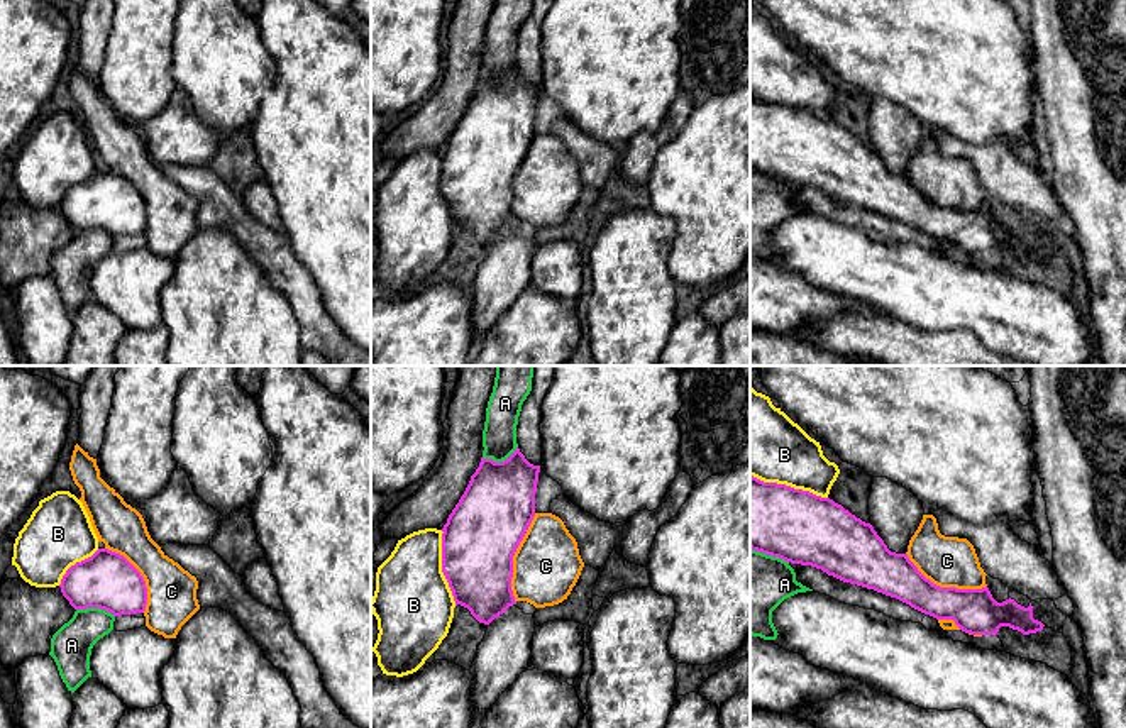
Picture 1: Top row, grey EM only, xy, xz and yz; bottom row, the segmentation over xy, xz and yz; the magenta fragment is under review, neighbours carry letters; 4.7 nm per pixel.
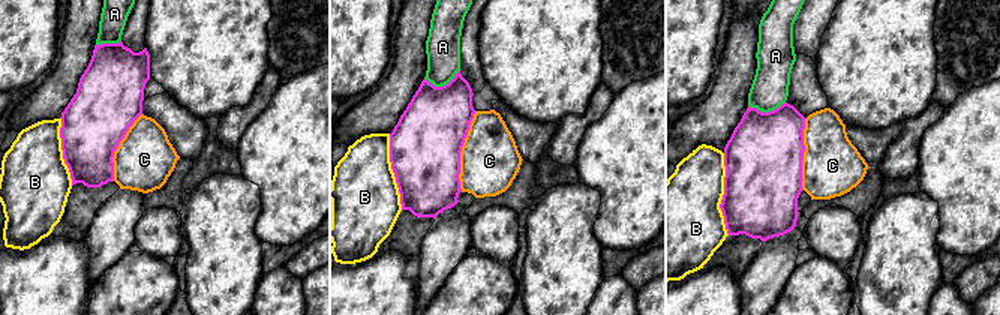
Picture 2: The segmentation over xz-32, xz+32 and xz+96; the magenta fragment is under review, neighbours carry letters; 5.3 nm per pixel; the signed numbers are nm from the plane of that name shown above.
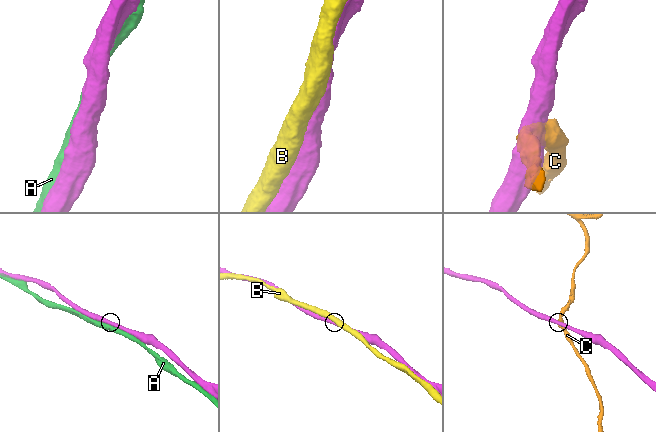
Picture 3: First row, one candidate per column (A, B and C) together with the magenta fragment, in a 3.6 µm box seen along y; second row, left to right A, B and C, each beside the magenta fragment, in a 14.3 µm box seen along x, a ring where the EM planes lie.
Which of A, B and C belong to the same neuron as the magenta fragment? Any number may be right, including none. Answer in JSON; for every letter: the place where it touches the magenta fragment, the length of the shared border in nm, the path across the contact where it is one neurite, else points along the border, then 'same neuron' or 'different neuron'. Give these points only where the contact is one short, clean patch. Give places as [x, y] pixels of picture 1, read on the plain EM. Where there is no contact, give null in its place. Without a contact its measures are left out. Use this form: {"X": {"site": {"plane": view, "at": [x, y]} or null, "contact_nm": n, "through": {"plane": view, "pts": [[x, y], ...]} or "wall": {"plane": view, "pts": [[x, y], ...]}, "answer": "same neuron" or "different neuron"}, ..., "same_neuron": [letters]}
{"A": {"site": {"plane": "xy", "at": [95, 227]}, "contact_nm": 190, "answer": "different neuron"}, "B": {"site": {"plane": "yz", "at": [789, 107]}, "contact_nm": 380, "answer": "different neuron"}, "C": {"site": {"plane": "xz", "at": [512, 178]}, "contact_nm": 440, "answer": "different neuron"}, "same_neuron": []}

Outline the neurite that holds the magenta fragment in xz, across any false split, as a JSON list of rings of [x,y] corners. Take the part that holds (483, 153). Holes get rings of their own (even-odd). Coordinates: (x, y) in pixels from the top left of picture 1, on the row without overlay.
[[[518,68],[503,83],[481,78],[479,88],[442,149],[442,193],[455,227],[467,229],[479,244],[489,245],[516,223],[511,212],[513,176],[535,137],[538,93],[540,86],[530,85]]]

